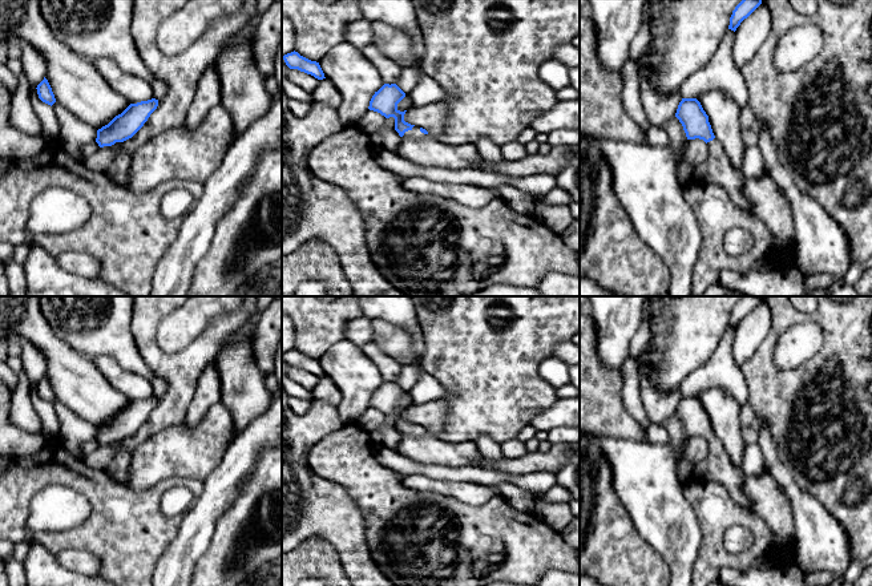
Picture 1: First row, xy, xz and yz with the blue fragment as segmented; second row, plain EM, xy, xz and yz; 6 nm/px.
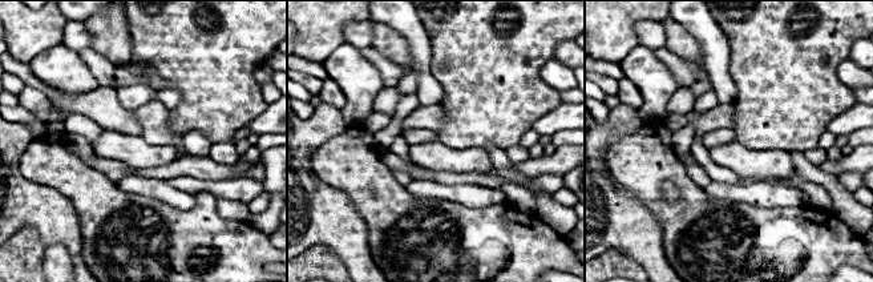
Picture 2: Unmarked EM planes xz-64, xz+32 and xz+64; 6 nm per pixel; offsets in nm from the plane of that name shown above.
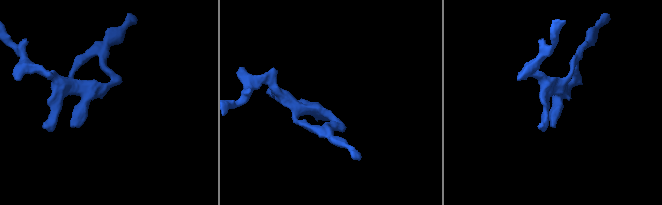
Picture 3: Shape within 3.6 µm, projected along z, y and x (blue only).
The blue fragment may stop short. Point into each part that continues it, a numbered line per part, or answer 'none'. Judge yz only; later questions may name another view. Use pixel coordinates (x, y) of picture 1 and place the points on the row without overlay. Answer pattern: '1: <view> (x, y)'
1: yz (717, 467)

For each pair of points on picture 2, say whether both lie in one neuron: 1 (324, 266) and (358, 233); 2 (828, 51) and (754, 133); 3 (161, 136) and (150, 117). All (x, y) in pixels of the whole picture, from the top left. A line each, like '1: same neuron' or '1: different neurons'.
1: different neurons
2: same neuron
3: same neuron

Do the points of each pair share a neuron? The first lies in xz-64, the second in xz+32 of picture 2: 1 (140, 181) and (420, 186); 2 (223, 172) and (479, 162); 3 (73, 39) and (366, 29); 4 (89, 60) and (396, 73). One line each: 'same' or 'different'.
1: same
2: different
3: same
4: same

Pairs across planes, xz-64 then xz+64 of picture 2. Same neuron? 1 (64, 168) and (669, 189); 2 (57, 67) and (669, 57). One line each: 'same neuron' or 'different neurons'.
1: different neurons
2: different neurons

